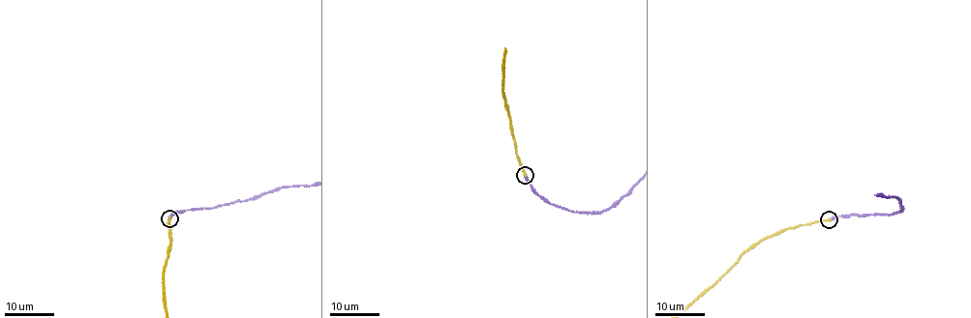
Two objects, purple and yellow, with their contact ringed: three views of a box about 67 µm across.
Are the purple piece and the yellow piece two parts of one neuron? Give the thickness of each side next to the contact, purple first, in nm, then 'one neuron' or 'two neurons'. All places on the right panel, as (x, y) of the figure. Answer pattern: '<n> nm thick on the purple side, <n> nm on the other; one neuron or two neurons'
420 nm thick on the purple side, 320 nm on the other; one neuron

